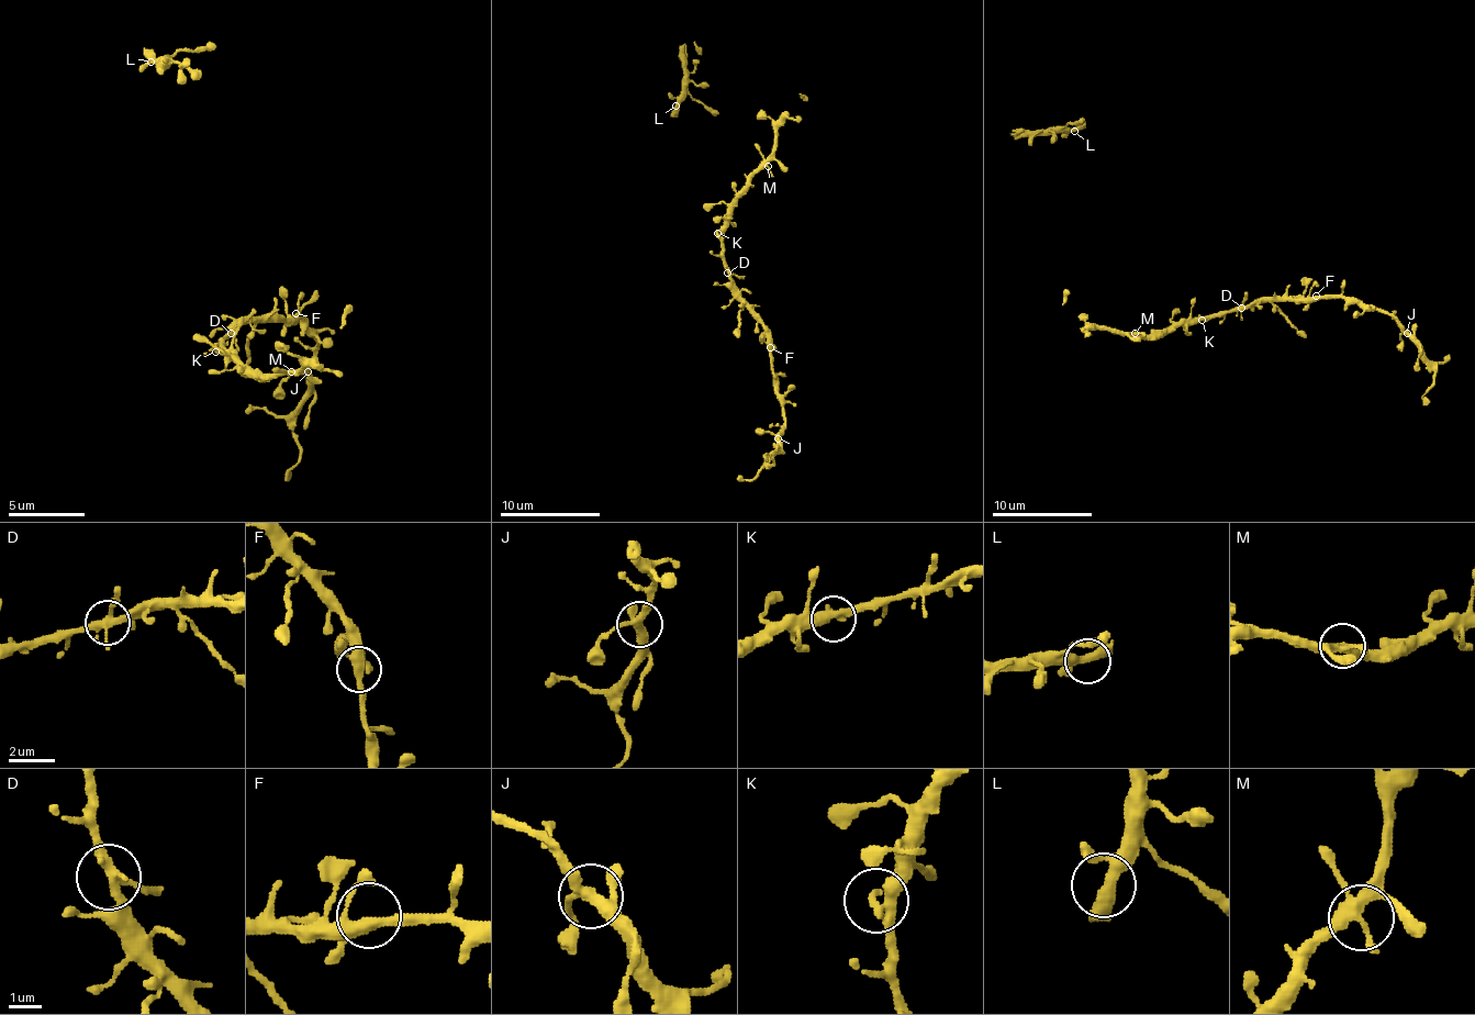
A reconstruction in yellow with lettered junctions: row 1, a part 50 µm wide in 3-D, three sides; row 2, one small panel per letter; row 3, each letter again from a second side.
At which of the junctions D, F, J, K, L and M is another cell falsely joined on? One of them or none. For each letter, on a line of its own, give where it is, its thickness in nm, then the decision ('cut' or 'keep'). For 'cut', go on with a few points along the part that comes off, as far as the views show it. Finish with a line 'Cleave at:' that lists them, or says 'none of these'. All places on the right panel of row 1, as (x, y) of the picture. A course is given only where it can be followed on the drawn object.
D: (1241, 308) | 280 nm | keep
F: (1316, 296) | 320 nm | keep
J: (1407, 333) | 340 nm | keep
K: (1202, 320) | 320 nm | keep
L: (1074, 131) | 340 nm | keep
M: (1135, 333) | 320 nm | keep
Cleave at: none of these

